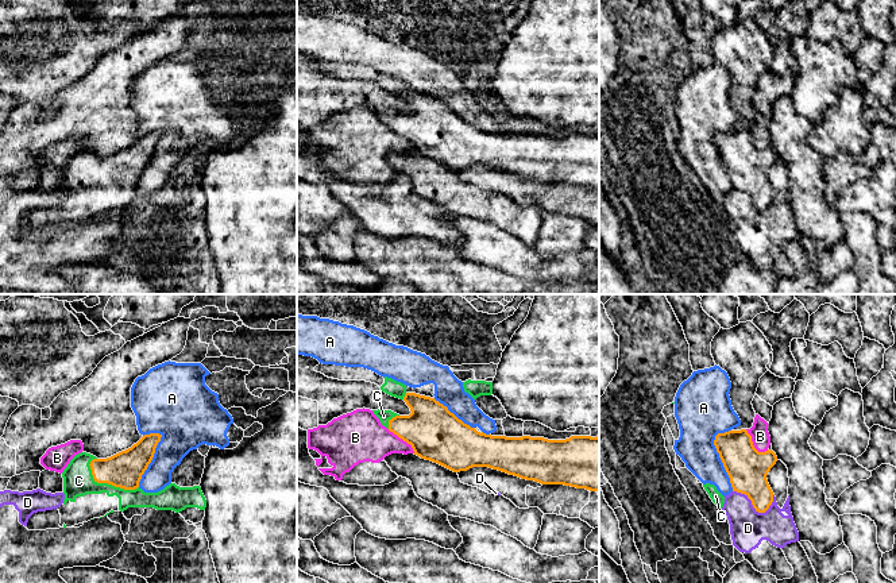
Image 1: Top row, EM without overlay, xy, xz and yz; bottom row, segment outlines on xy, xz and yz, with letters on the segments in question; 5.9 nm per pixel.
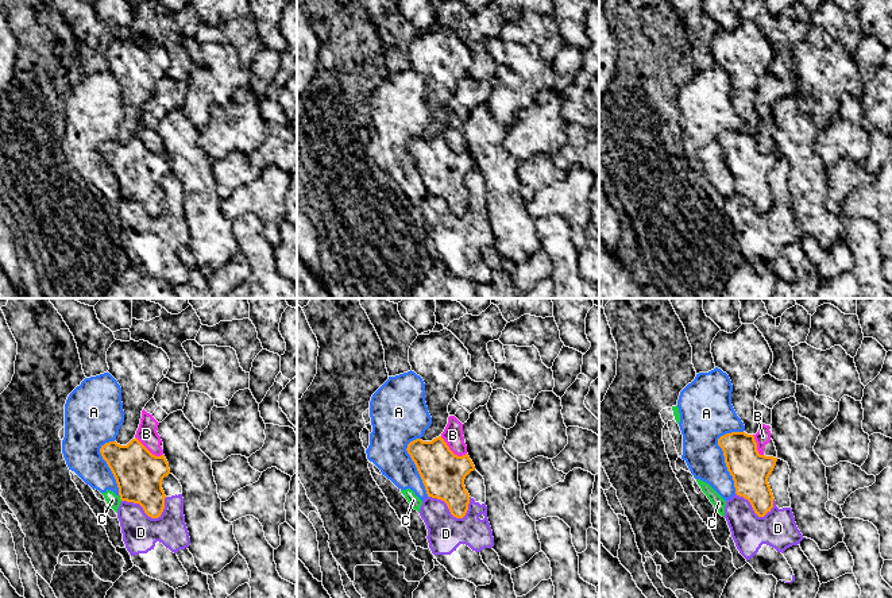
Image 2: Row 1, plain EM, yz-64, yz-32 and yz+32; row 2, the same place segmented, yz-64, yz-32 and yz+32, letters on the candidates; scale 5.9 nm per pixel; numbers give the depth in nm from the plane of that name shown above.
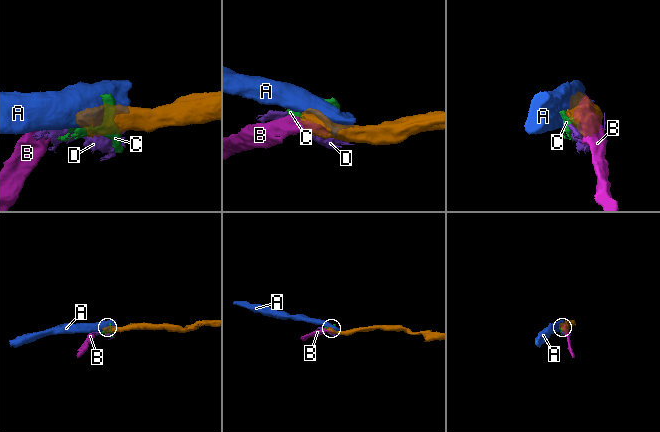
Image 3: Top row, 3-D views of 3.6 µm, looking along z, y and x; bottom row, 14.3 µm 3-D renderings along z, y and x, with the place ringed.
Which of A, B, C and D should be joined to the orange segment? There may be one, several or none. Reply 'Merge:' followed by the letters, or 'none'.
Merge: C

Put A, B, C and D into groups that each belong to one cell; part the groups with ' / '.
A / B / C / D

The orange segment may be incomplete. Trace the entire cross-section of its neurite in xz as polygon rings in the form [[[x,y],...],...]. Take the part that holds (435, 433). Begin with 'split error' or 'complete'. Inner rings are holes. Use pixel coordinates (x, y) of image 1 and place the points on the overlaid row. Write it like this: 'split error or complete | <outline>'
split error | [[[320,363],[314,371],[339,381],[371,382],[386,394],[403,399],[410,408],[409,416],[399,416],[383,409],[372,412],[383,426],[410,444],[414,455],[421,459],[437,463],[453,472],[467,471],[472,467],[488,467],[541,484],[564,484],[599,491],[599,436],[571,436],[565,440],[491,436],[464,424],[435,398],[408,393],[406,385],[387,377],[383,378],[371,370]]]

